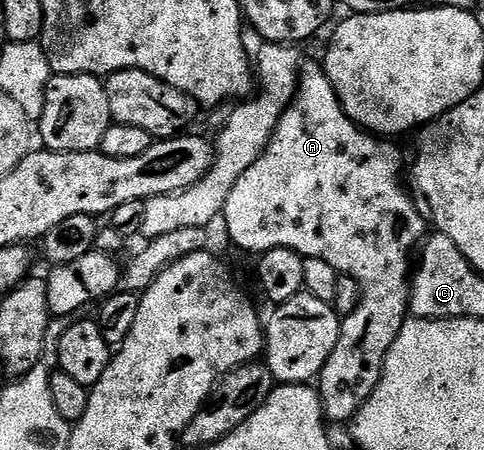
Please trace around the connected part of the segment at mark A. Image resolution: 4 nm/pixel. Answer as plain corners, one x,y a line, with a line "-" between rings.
304,61
299,71
295,99
281,116
271,143
264,148
262,156
253,168
245,172
245,176
241,176
241,180
237,180
237,184
233,184
233,192
229,192
229,200
221,215
222,221
227,221
227,234
232,244
248,250
252,256
273,248
289,248
304,258
325,260
325,264
333,264
339,275
347,274
357,280
359,306
353,308
349,317
342,319
337,348
333,348
317,379
323,416
331,424
350,423
365,400
373,396
383,375
385,356
389,348
393,348
393,340
397,340
409,317
409,275
413,270
411,249
422,243
429,230
424,211
415,207
416,199
409,193
405,182
403,187
399,179
405,174
405,158
403,162
402,152
391,142
394,141
384,140
356,124
343,111
335,89
327,79
327,71
318,61

